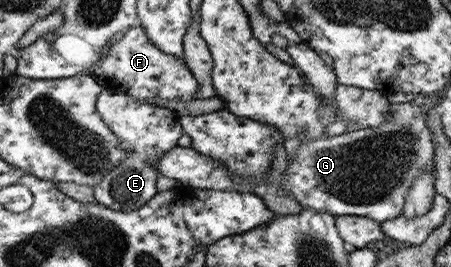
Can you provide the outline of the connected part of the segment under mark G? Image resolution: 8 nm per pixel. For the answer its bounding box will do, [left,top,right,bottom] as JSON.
[282,102,435,223]

